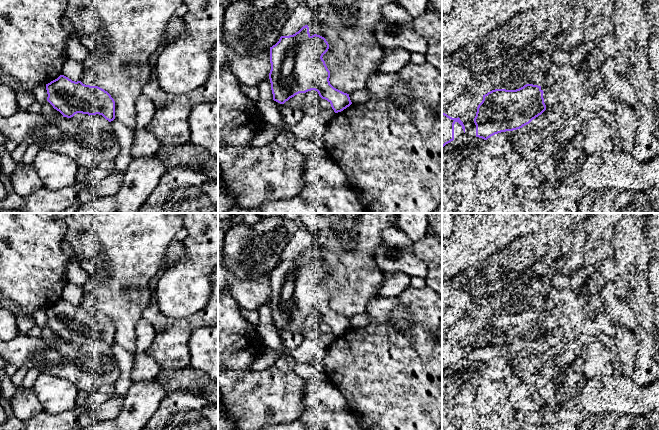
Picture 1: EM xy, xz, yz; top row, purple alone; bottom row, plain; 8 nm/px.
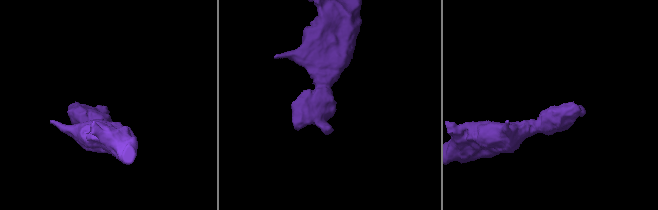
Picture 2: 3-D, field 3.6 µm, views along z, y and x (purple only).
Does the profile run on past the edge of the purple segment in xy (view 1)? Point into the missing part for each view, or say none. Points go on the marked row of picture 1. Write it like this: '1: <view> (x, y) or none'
1: xy (79, 116)

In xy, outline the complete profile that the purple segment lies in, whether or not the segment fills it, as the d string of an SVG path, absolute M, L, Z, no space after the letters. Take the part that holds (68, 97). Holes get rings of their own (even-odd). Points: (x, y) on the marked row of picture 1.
M64 75L46 84L47 101L63 117L83 120L90 115L102 115L109 122L115 119L115 101L98 86L72 81Z

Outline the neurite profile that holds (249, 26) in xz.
M234 0L224 12L224 38L240 55L268 49L279 41L284 24L298 6L298 0Z

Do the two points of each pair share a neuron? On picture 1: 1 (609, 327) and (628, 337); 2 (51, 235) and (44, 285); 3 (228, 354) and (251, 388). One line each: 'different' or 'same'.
1: different
2: same
3: different

